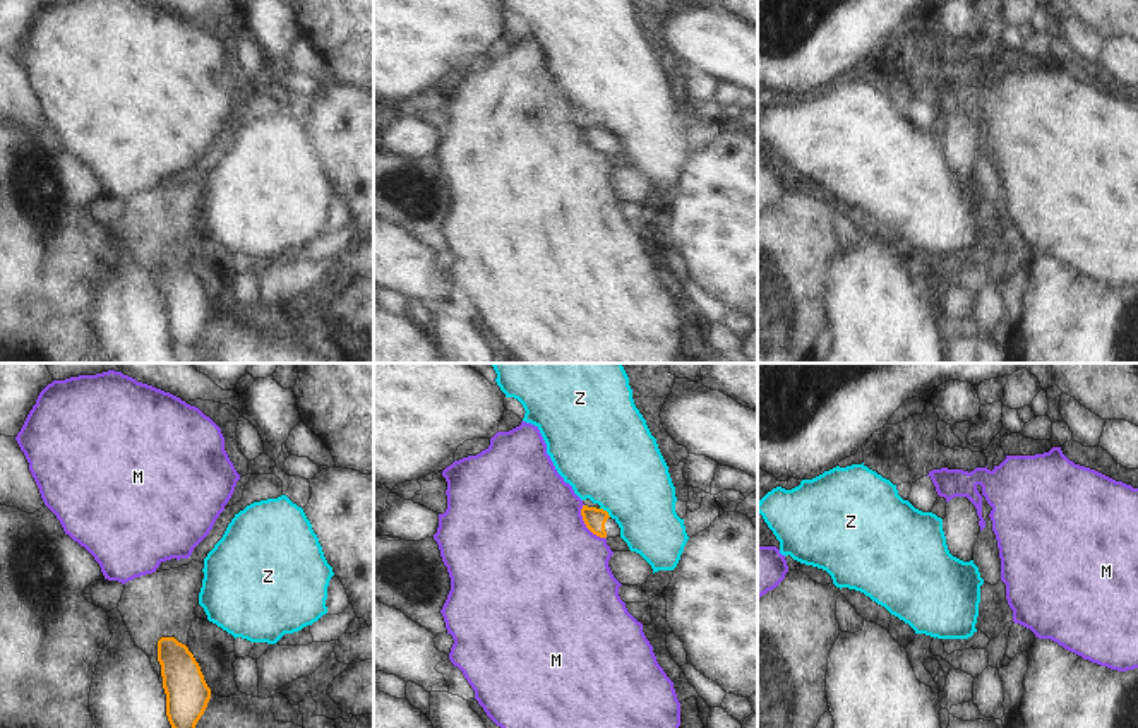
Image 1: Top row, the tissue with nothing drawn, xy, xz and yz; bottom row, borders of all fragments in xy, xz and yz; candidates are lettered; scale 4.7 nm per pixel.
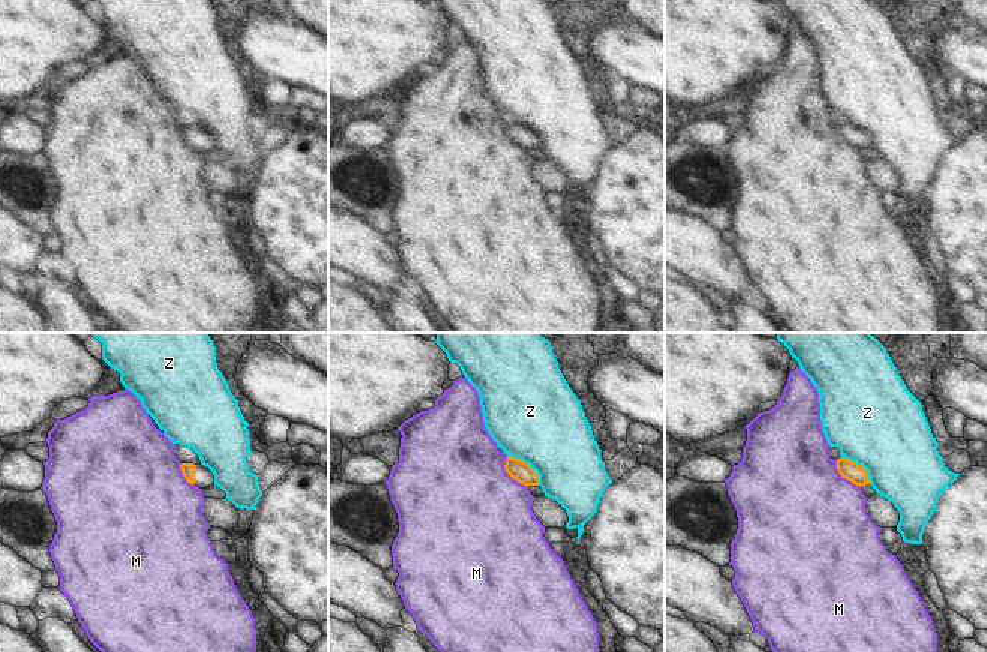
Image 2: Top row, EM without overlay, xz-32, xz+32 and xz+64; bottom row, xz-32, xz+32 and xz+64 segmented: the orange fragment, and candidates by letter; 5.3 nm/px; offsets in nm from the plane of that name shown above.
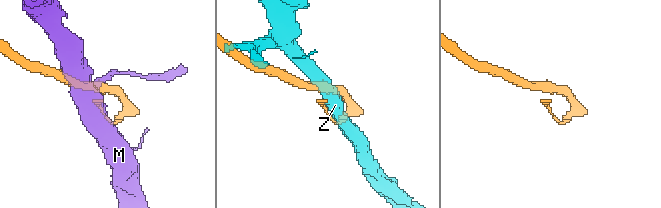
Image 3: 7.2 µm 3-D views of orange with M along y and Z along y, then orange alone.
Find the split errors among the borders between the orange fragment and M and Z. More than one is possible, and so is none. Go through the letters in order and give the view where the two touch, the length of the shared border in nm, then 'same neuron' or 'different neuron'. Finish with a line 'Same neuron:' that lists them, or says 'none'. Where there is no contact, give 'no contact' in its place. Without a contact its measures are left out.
M: xz | 200 nm | different neuron
Z: xz | 70 nm | different neuron
Same neuron: none

